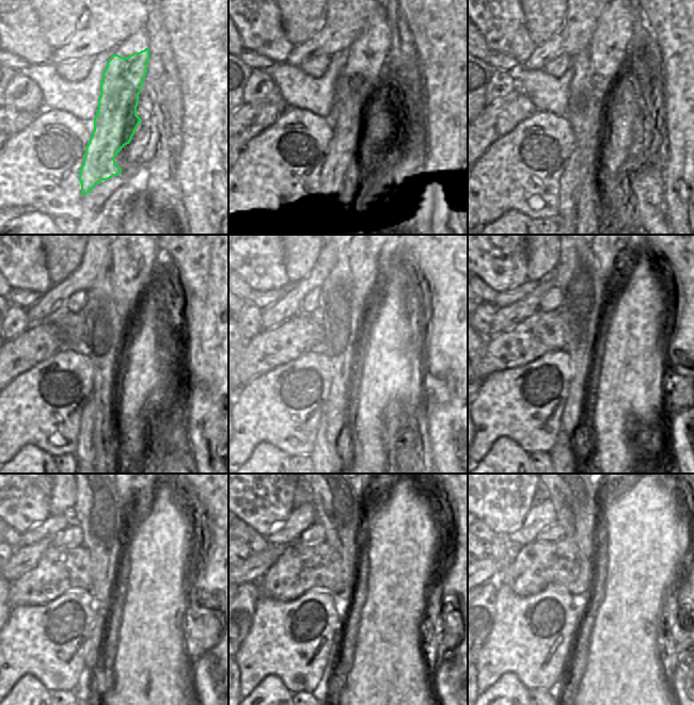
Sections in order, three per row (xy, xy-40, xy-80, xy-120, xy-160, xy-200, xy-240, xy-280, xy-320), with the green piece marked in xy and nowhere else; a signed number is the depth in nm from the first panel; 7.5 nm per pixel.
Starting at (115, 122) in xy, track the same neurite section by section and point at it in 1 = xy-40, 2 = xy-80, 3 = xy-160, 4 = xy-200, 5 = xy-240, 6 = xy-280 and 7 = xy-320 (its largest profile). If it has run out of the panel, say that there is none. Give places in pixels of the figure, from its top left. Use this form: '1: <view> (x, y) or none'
1: xy-40 (359, 82)
2: xy-80 (595, 78)
3: xy-160 (345, 310)
4: xy-200 (573, 275)
5: xy-240 (97, 510)
6: xy-280 (338, 510)
7: xy-320 (577, 507)

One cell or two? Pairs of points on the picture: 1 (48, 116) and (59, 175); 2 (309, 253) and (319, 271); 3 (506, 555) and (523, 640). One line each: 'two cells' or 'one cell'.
1: one cell
2: two cells
3: one cell

